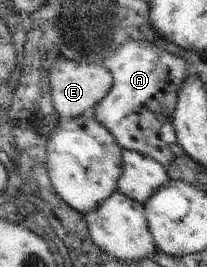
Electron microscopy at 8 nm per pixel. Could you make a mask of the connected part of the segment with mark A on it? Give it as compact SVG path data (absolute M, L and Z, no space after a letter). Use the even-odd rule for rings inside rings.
M128 40L108 56L103 65L113 74L113 85L112 90L96 106L94 118L112 134L120 148L154 158L167 168L176 156L159 139L159 133L162 125L173 120L176 94L188 76L188 64L179 55L171 54L151 42Z

